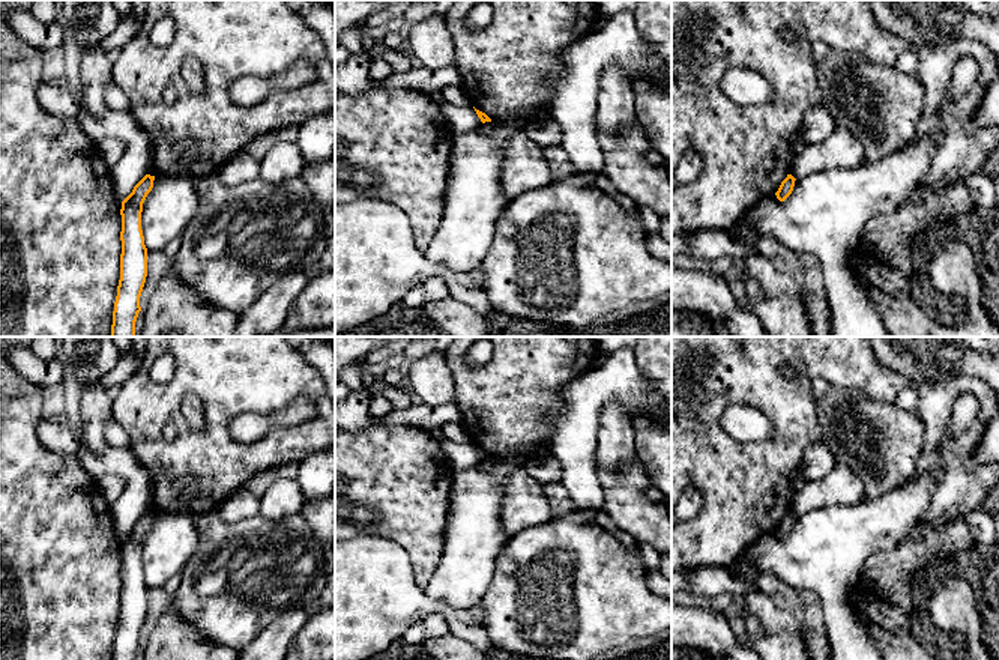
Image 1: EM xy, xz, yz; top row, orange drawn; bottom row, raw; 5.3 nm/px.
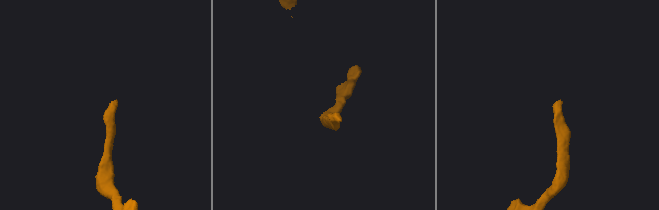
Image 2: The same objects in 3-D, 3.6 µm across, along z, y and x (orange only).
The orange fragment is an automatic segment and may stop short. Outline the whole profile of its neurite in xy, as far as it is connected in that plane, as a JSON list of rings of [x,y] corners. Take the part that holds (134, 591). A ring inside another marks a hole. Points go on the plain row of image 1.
[[[146,511],[122,538],[120,616],[113,648],[113,660],[135,660],[140,633],[147,613],[147,585],[141,567],[143,540],[153,525],[155,513]]]

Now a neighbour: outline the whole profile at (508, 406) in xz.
[[[454,337],[445,356],[454,376],[461,422],[472,444],[491,457],[523,457],[527,462],[548,454],[554,421],[565,409],[563,386],[592,371],[601,350],[595,337]],[[481,338],[493,343],[491,359],[470,368],[466,353]]]

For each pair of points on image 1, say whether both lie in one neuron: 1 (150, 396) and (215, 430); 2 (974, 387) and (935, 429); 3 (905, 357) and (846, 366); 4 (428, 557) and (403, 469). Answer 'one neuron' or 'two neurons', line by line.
1: one neuron
2: one neuron
3: two neurons
4: one neuron

